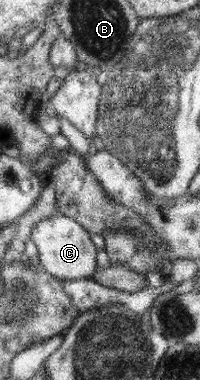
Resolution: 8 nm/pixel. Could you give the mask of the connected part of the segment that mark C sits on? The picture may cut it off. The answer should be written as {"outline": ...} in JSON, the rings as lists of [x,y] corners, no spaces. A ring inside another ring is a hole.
{"outline":[[[53,213],[48,219],[39,221],[31,238],[37,250],[39,250],[39,260],[47,273],[57,280],[79,280],[89,279],[96,275],[97,268],[97,247],[91,241],[91,235],[77,221],[65,215]]]}

